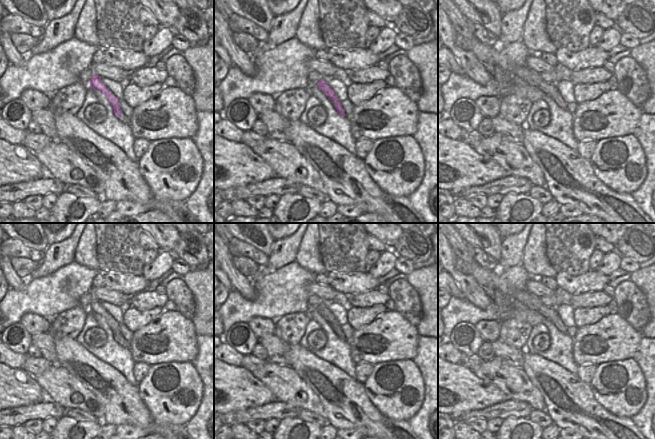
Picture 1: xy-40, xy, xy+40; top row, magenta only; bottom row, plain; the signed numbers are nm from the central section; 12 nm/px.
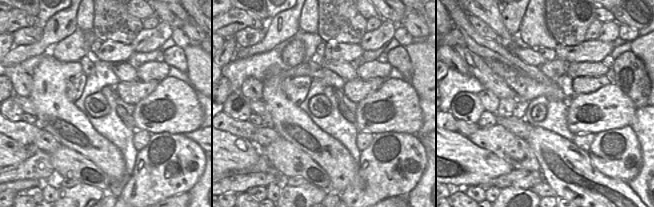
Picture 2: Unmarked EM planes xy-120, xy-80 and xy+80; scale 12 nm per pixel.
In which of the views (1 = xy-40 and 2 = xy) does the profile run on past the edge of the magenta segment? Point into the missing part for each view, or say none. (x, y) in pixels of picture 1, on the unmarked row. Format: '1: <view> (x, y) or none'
1: none
2: none

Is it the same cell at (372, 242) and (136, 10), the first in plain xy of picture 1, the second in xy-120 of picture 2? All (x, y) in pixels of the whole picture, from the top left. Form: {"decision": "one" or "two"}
{"decision": "one"}

